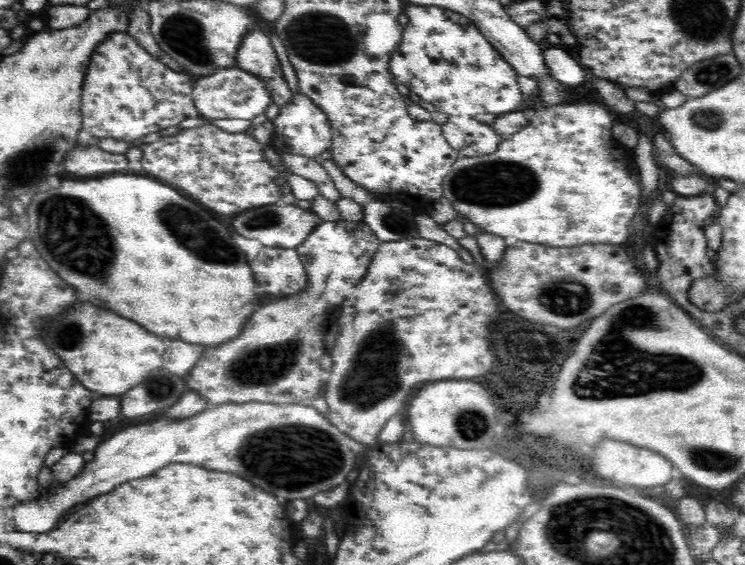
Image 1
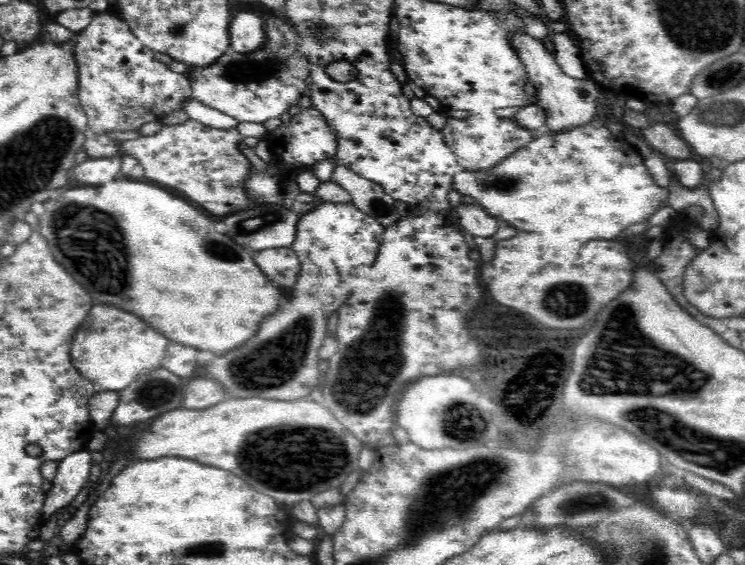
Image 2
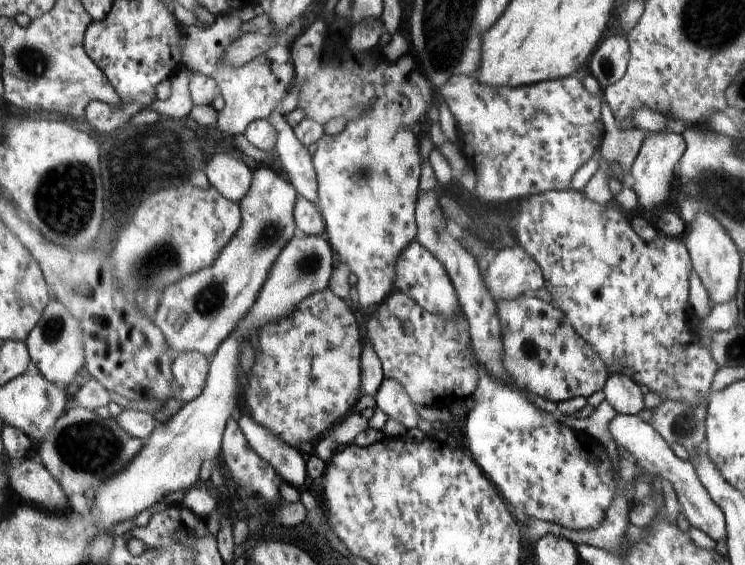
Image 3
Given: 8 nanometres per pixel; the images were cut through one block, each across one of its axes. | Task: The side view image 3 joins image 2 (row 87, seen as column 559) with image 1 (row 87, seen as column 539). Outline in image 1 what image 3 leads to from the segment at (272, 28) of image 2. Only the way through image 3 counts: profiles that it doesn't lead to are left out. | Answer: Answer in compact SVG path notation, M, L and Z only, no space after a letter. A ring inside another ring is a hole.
M232 66L232 68L220 68L210 76L201 76L194 82L193 99L200 116L218 120L218 118L241 118L252 120L266 112L266 108L272 104L270 91L266 88L265 80Z

